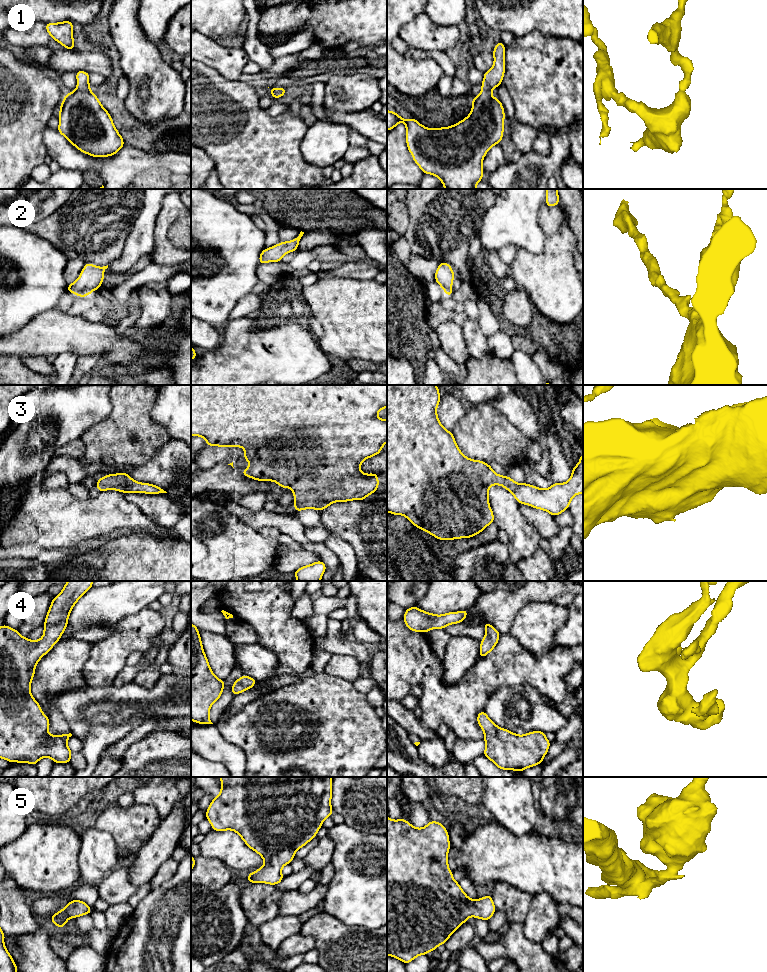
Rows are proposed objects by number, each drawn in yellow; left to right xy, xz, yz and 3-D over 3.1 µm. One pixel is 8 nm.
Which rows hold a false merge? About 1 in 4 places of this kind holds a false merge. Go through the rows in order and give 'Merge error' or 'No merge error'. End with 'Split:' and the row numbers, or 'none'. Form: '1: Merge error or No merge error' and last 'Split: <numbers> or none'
1: No merge error
2: No merge error
3: No merge error
4: No merge error
5: No merge error
Split: none

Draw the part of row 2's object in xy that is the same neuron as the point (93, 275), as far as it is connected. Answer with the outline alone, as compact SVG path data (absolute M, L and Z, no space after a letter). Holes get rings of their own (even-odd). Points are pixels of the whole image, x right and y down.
M85 263L83 270L80 273L80 277L69 284L67 291L79 296L89 296L91 292L97 290L103 283L104 270L107 266L98 267L91 263Z

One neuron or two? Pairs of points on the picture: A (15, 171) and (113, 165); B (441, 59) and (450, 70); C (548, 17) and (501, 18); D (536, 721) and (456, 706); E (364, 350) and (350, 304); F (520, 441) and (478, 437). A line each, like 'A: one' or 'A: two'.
A: two
B: one
C: one
D: two
E: one
F: one

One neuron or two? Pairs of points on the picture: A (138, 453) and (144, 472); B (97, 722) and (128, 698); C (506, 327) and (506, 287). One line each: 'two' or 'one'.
A: two
B: one
C: one

